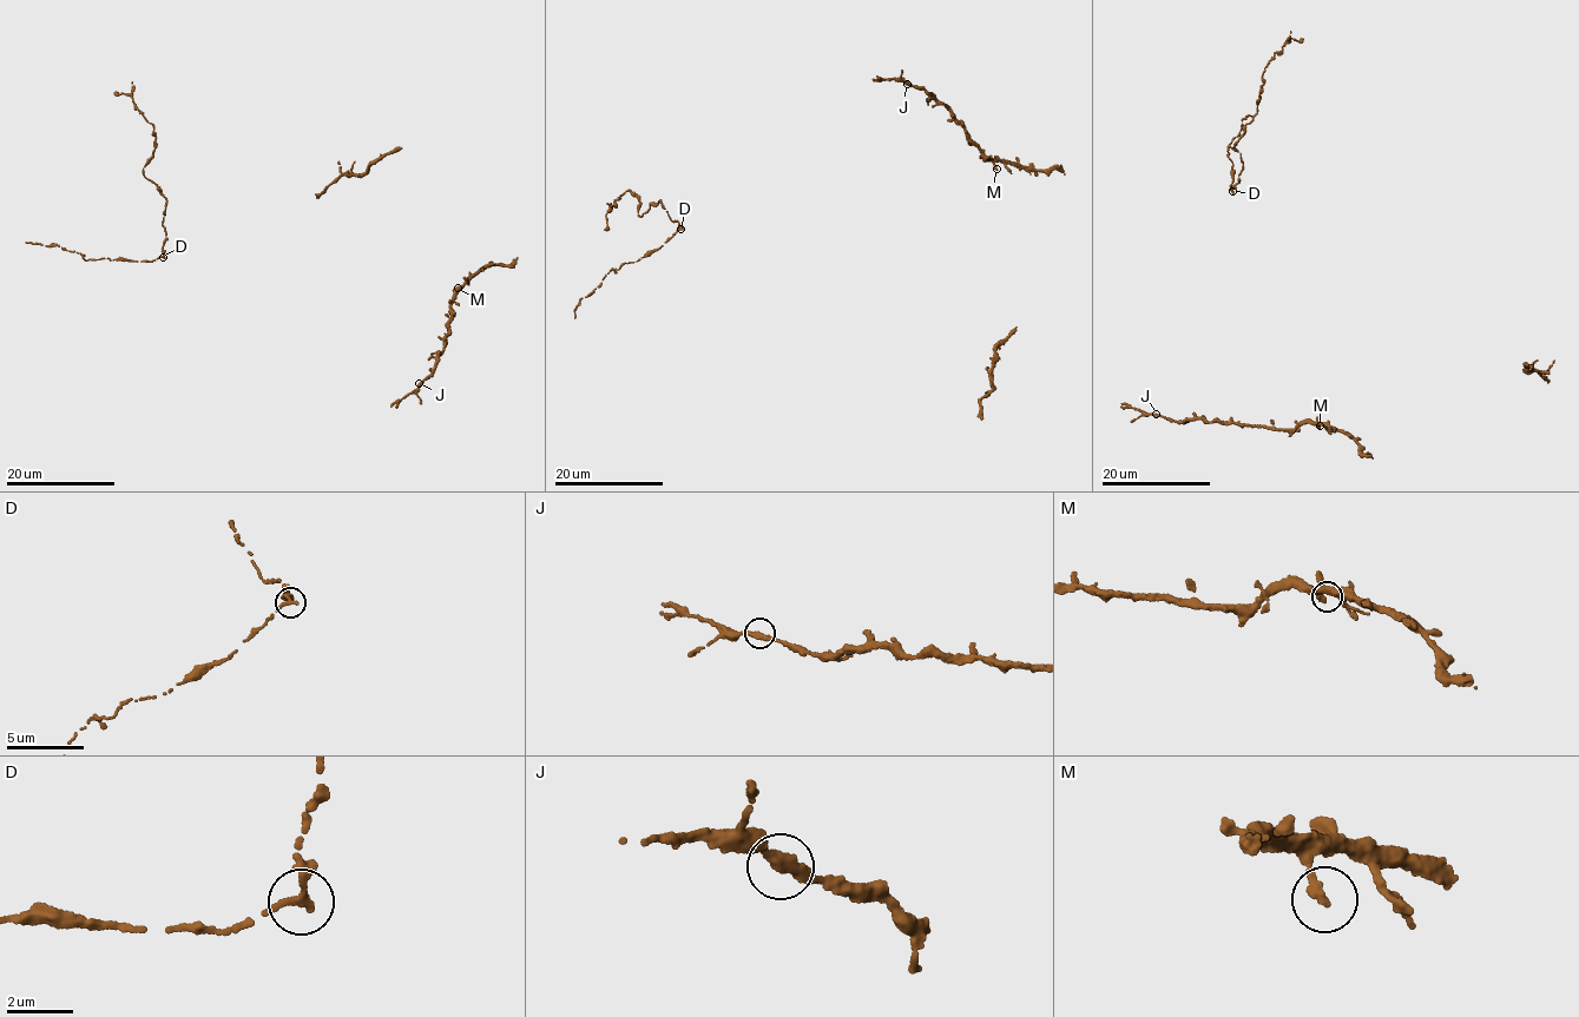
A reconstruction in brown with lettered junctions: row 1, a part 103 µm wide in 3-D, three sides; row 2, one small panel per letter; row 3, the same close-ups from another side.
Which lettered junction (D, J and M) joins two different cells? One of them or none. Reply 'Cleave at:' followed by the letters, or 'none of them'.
Cleave at: D

